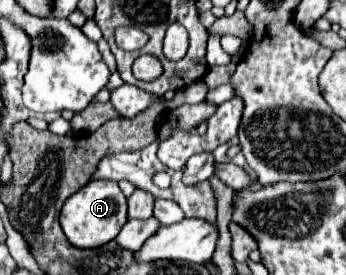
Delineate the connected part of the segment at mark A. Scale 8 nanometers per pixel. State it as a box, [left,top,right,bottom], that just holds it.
[60,179,128,249]

